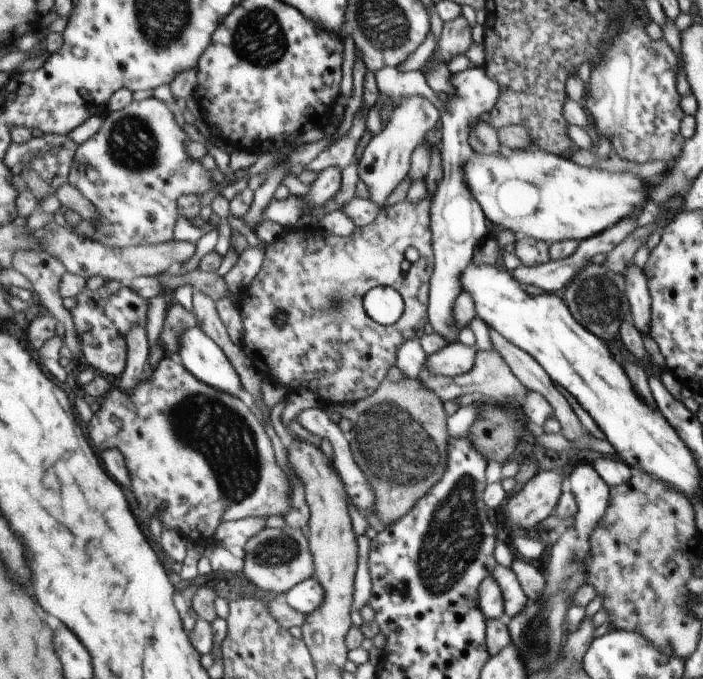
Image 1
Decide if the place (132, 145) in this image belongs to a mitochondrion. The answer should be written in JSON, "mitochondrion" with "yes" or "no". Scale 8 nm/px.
{"mitochondrion":"yes"}

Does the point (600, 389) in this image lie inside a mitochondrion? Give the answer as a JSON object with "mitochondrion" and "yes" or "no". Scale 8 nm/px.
{"mitochondrion":"no"}

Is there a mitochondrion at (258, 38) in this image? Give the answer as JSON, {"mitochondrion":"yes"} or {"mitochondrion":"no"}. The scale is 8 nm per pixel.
{"mitochondrion":"yes"}

